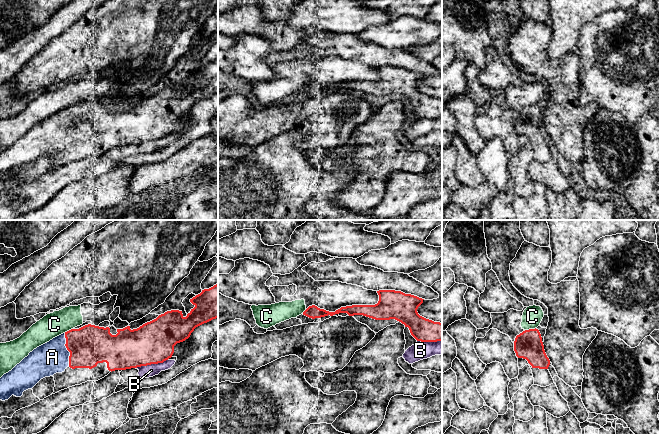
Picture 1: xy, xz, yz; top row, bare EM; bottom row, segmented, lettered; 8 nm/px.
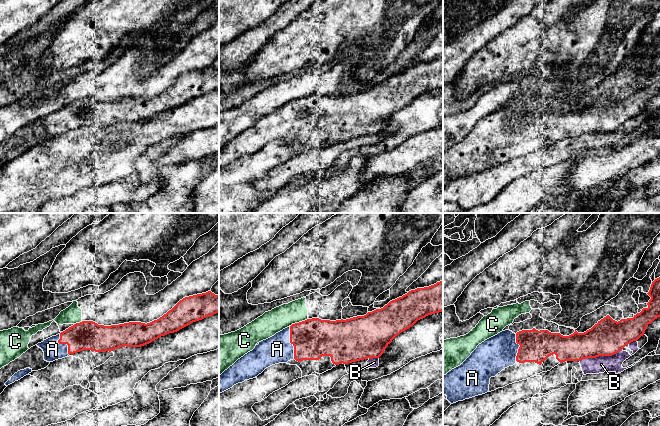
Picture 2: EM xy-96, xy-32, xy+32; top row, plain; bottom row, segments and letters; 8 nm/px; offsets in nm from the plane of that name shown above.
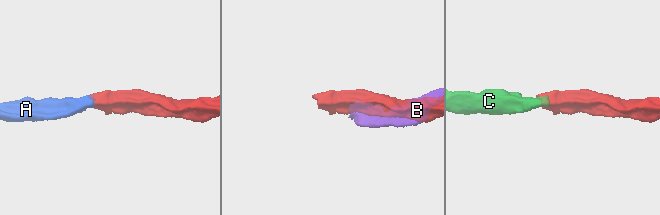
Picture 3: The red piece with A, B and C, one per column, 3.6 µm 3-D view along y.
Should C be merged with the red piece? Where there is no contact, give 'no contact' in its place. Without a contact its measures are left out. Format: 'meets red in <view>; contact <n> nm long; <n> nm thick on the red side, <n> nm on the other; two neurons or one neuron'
meets red in yz; contact 90 nm long; 220 nm thick on the red side, 160 nm on the other; two neurons

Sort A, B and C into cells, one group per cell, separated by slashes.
A / B / C

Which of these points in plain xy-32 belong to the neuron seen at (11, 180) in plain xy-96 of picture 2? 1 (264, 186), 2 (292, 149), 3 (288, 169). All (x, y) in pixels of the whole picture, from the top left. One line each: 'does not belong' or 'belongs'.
1: does not belong
2: belongs
3: does not belong

